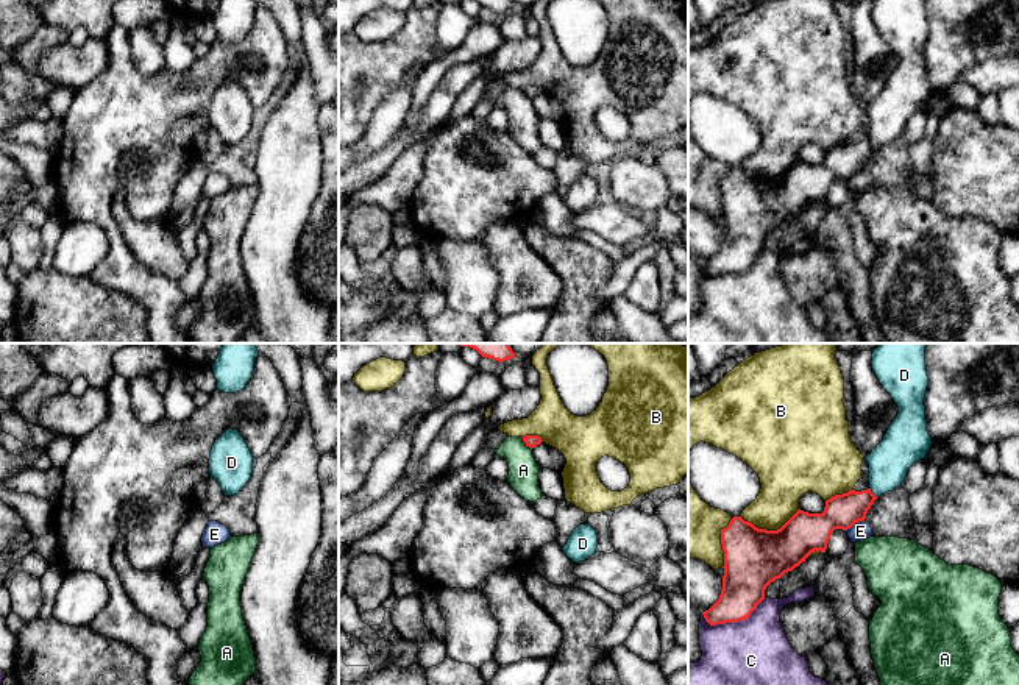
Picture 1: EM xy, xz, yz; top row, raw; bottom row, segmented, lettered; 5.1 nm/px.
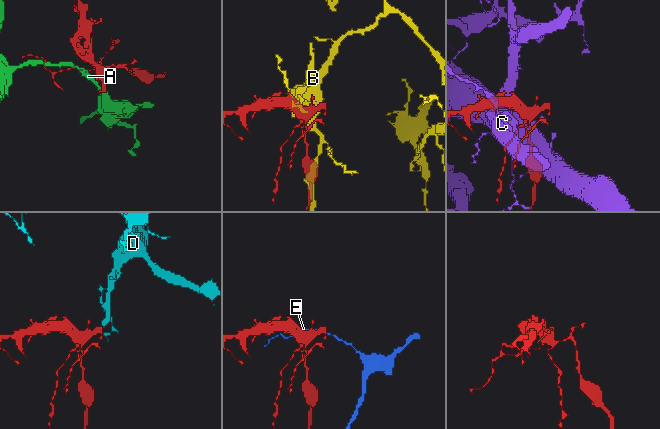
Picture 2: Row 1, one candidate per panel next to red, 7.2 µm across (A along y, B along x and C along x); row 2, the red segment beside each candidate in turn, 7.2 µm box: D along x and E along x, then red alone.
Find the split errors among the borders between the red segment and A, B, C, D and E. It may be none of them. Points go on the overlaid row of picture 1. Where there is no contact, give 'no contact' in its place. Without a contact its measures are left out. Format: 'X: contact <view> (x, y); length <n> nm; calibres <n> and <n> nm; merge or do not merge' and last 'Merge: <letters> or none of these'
A: contact xz (525, 442); length 90 nm; calibres 60 and 160 nm; do not merge
B: contact yz (770, 531); length 320 nm; calibres 300 and 220 nm; do not merge
C: contact yz (732, 621); length 340 nm; calibres 240 and 360 nm; do not merge
D: contact yz (871, 492); length 70 nm; calibres 180 and 200 nm; merge
E: contact yz (854, 523); length 110 nm; calibres 200 and 100 nm; do not merge
Merge: D

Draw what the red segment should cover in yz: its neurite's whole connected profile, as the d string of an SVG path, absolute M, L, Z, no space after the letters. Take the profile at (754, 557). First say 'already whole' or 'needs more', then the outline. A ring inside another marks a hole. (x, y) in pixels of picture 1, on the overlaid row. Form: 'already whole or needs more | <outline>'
needs more | M879 343L871 365L899 413L883 440L865 457L869 463L869 488L832 496L822 513L799 509L777 531L758 529L733 516L721 529L723 590L719 599L702 612L710 626L749 618L771 582L793 571L811 552L825 552L835 529L847 531L865 521L874 501L900 487L910 467L927 457L933 442L924 406L928 387L925 343Z

